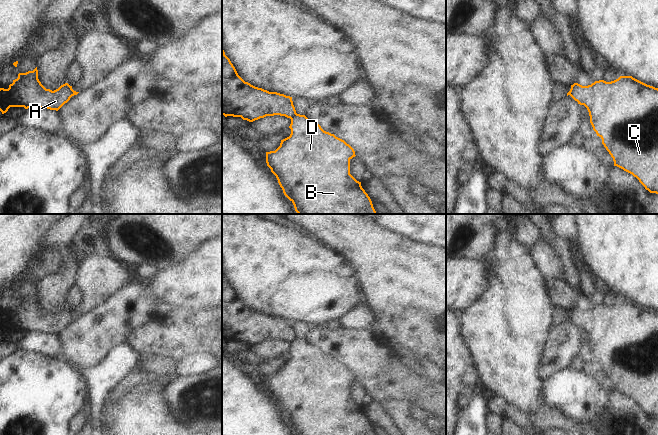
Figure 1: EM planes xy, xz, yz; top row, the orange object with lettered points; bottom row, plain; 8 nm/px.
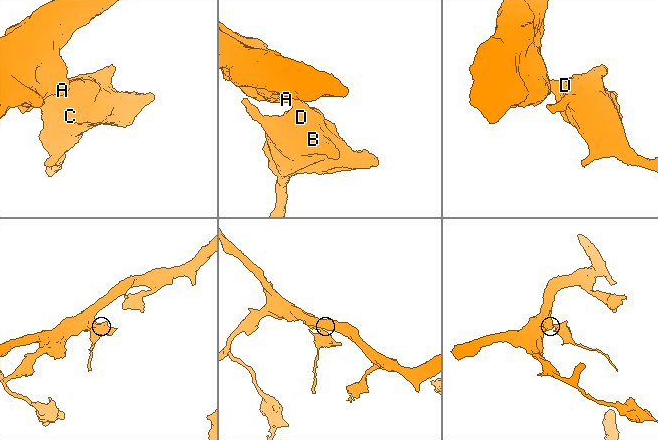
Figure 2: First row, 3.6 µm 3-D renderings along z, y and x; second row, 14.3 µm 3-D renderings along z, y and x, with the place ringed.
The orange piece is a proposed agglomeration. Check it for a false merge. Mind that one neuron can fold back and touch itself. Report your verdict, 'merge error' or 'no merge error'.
merge error

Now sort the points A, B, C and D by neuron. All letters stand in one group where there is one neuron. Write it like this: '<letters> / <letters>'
A / B C D

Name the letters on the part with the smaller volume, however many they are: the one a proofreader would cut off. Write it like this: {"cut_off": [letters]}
{"cut_off": ["B", "C", "D"]}

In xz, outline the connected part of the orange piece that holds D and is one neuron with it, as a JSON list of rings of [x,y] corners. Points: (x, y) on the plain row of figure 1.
[[[296,338],[292,341],[289,352],[290,360],[281,364],[275,375],[266,376],[266,387],[276,400],[284,419],[293,427],[295,435],[375,435],[361,406],[350,398],[350,384],[356,379],[349,368],[324,355],[305,339]]]

